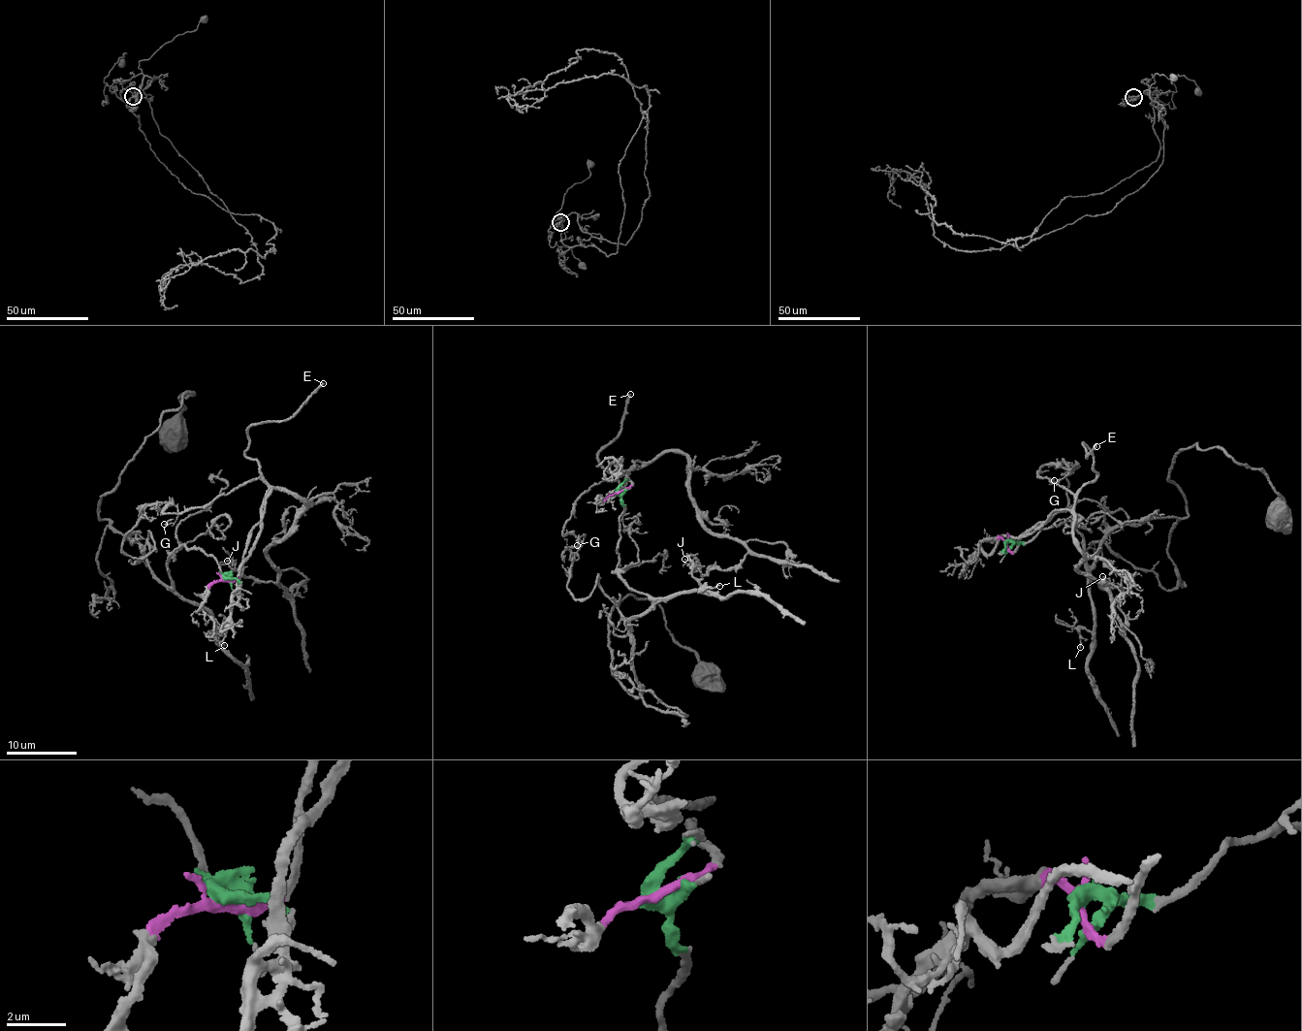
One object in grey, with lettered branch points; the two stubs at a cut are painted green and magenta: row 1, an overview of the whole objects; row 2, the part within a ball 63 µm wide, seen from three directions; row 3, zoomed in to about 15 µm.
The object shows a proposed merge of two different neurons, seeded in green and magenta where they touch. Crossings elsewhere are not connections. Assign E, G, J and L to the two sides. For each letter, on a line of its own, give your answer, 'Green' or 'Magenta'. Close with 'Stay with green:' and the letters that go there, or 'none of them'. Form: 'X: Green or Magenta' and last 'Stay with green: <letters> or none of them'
E: Magenta
G: Magenta
J: Magenta
L: Green
Stay with green: L

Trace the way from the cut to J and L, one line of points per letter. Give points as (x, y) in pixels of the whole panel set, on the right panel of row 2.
J: (1007, 542), (1012, 551), (1050, 516), (1076, 516), (1077, 570), (1109, 594), (1122, 632), (1121, 591), (1102, 576)
L: (1007, 541), (1024, 541), (1039, 530), (1074, 523), (1094, 604), (1093, 630), (1081, 629), (1080, 648)

